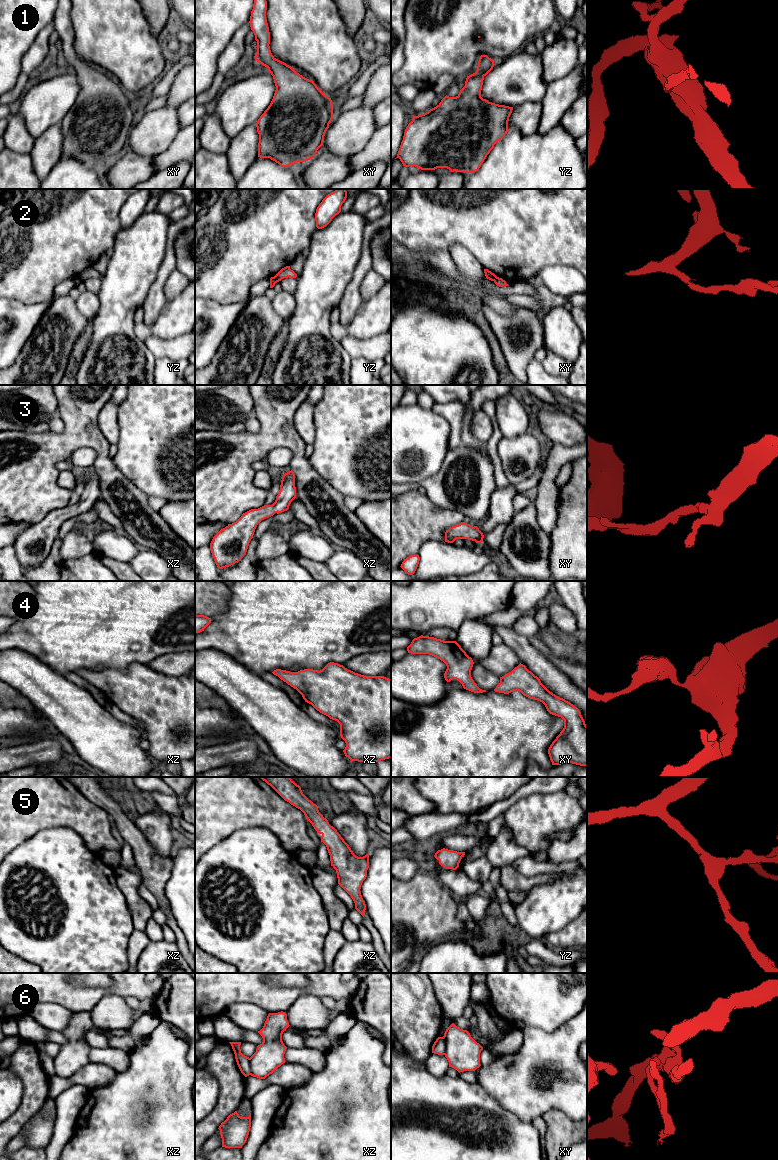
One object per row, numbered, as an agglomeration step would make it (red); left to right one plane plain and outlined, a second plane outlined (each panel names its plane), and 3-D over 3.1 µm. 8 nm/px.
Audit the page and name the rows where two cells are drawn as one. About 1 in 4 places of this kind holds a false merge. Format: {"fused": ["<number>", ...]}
{"fused": ["2", "6"]}

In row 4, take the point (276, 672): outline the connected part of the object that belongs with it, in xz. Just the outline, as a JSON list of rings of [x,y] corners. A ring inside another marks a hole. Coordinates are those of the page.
[[[334,662],[320,671],[276,669],[272,673],[296,689],[305,702],[340,724],[340,736],[346,743],[343,752],[351,762],[376,763],[391,758],[391,679],[364,676]]]

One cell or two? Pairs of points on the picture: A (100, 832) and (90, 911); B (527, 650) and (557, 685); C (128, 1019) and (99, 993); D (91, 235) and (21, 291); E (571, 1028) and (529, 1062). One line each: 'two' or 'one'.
A: two
B: one
C: two
D: one
E: one

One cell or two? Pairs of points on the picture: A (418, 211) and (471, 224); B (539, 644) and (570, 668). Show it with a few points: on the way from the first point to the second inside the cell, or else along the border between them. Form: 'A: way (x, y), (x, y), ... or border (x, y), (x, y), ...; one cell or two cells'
A: way (431, 212), (453, 212), (458, 214); one cell
B: way (547, 652), (555, 660), (562, 663); one cell

